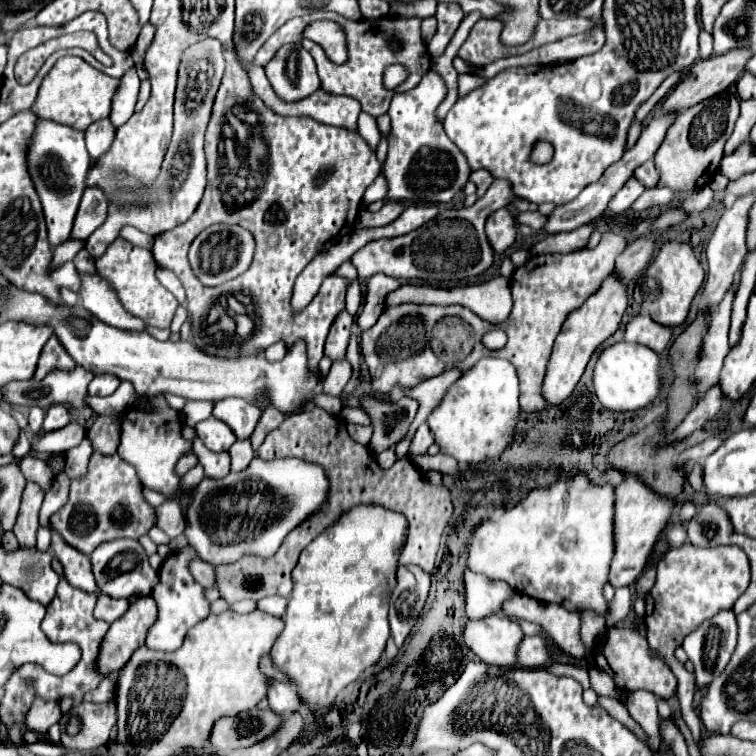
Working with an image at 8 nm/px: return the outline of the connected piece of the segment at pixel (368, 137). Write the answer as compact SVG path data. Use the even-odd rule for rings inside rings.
M360 112L358 132L360 132L360 136L362 136L372 148L376 148L376 128L378 128L376 118L370 116L370 114L366 114L366 112Z

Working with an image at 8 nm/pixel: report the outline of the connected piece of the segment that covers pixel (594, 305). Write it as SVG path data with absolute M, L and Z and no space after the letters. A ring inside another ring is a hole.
M610 272L604 278L604 282L600 284L600 288L566 318L566 322L554 342L552 358L550 358L550 364L546 370L546 380L544 380L544 398L552 406L562 404L562 400L566 400L572 394L574 386L578 384L578 380L584 374L584 368L586 368L590 356L606 338L610 338L618 330L626 308L628 308L626 282L622 278L618 278L616 272Z

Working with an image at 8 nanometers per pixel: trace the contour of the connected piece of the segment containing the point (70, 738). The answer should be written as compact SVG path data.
M84 702L66 712L60 720L62 746L92 750L108 742L110 730L116 724L116 710L112 702L90 704Z

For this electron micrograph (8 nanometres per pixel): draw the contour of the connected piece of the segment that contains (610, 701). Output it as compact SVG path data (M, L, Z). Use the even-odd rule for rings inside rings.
M599 697L597 705L604 708L613 718L622 722L624 726L632 728L634 734L636 734L640 740L644 740L644 742L648 740L646 732L638 726L638 722L632 720L632 716L630 716L625 704L621 700L616 698Z

